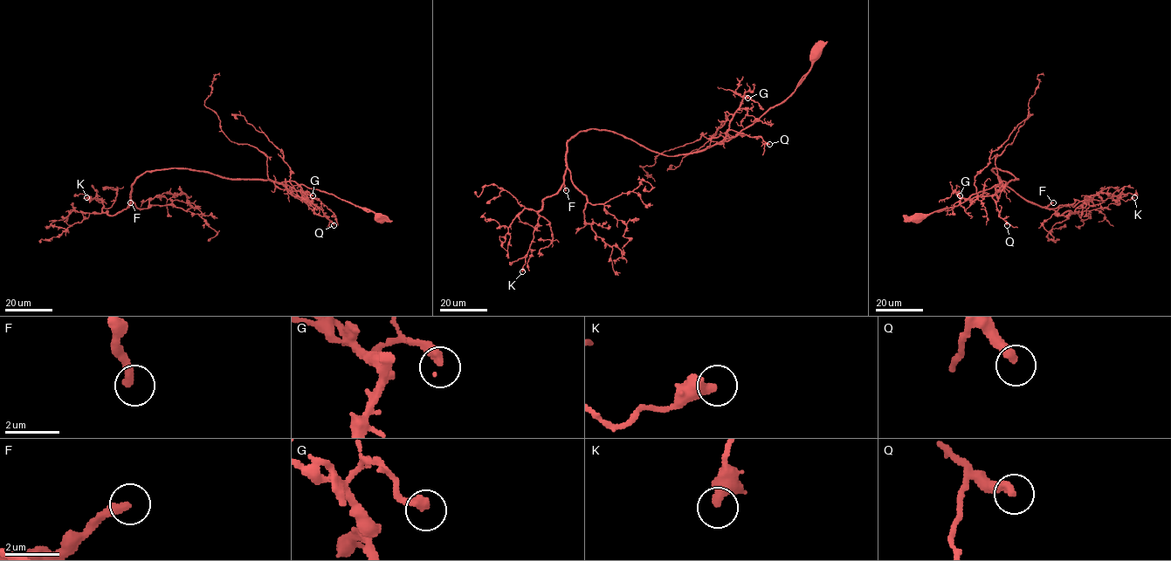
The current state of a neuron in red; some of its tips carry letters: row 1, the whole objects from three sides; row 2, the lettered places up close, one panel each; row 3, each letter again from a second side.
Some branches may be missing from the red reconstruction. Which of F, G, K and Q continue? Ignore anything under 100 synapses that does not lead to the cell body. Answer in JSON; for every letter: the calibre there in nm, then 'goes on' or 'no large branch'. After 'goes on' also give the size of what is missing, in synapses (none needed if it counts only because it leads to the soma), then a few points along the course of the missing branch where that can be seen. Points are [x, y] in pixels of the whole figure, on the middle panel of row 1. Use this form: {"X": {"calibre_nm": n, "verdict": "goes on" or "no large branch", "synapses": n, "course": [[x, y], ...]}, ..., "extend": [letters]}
{"F": {"calibre_nm": 320, "verdict": "goes on", "synapses": 250, "course": [[566, 190], [572, 222], [563, 256], [578, 270], [577, 281], [568, 286], [566, 294]]}, "G": {"calibre_nm": 340, "verdict": "no large branch"}, "K": {"calibre_nm": 320, "verdict": "no large branch"}, "Q": {"calibre_nm": 320, "verdict": "no large branch"}, "extend": ["F"]}

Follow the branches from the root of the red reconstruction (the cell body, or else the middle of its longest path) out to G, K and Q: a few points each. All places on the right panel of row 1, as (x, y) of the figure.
G: (918, 217), (956, 207), (972, 194), (1006, 182), (1001, 190), (990, 195), (965, 199), (958, 192), (960, 195)
K: (918, 217), (956, 207), (972, 194), (1018, 179), (993, 167), (1005, 185), (1059, 215), (1092, 199), (1134, 197)
Q: (918, 217), (956, 207), (972, 194), (1004, 181), (1006, 185), (992, 197), (999, 215), (1007, 225)

